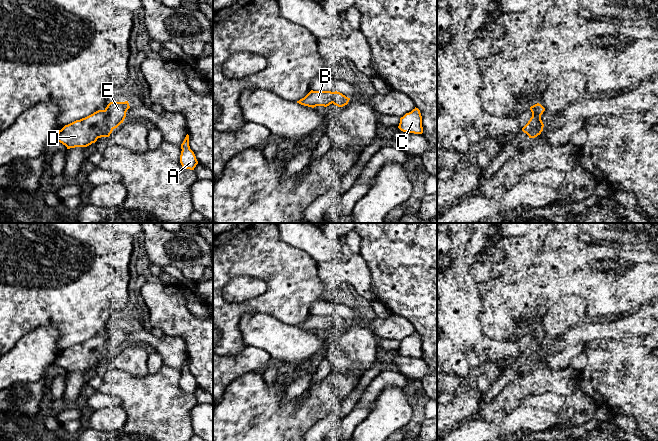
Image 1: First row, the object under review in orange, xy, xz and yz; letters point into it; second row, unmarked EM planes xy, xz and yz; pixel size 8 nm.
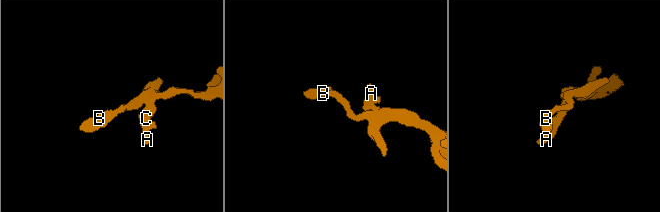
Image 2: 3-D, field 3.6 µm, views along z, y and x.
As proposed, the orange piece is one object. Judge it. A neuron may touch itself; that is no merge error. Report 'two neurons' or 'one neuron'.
one neuron

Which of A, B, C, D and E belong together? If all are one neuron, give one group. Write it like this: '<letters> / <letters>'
A B C D E

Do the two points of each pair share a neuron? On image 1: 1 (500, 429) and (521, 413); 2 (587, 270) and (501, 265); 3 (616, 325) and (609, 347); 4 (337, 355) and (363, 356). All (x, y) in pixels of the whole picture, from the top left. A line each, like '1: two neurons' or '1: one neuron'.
1: one neuron
2: one neuron
3: two neurons
4: one neuron

